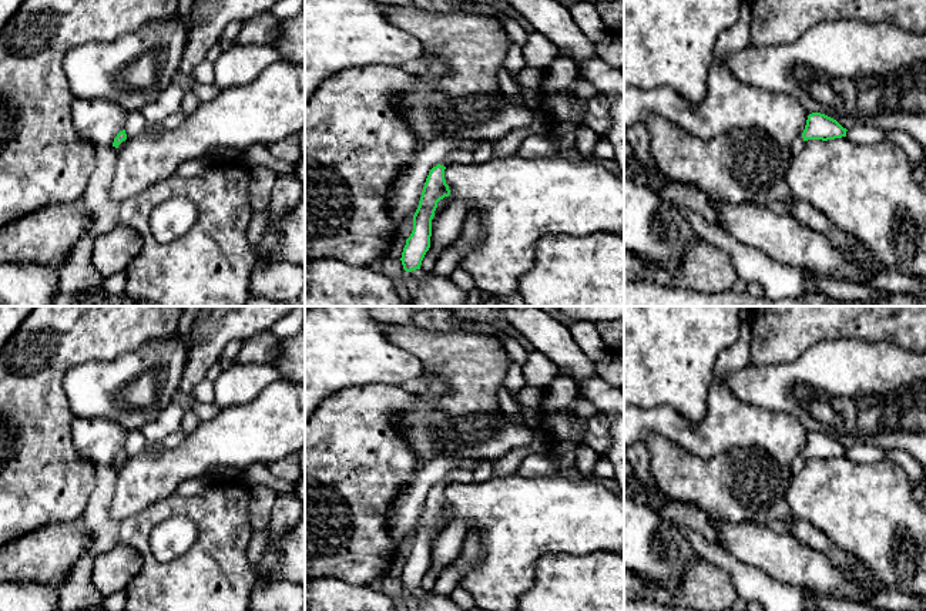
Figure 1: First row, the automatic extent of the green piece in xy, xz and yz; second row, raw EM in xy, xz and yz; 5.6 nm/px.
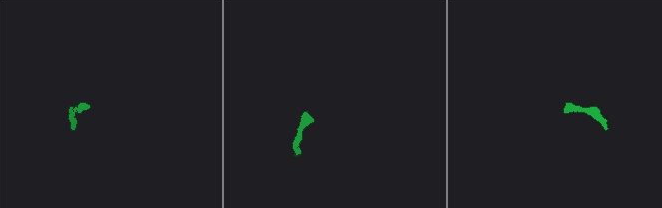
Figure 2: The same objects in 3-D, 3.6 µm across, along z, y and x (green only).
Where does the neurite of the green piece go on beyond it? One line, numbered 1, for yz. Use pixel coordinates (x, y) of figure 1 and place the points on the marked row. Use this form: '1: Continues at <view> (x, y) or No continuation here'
1: Continues at yz (797, 145)

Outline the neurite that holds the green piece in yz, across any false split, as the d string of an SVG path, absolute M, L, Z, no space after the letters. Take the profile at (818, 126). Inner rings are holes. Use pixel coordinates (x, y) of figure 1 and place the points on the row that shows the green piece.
M812 113L808 115L803 132L794 140L789 151L792 155L796 155L808 140L828 141L842 138L846 137L846 131L836 120L821 113Z

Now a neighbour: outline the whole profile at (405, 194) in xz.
M447 137L419 142L413 160L402 168L387 195L392 229L399 231L400 224L415 215L426 178L433 167L452 151L474 151L477 147L476 141L457 141Z

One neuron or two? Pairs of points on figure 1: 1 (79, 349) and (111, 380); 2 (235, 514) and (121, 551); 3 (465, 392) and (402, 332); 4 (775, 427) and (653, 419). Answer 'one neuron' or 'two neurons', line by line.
1: two neurons
2: two neurons
3: one neuron
4: one neuron

